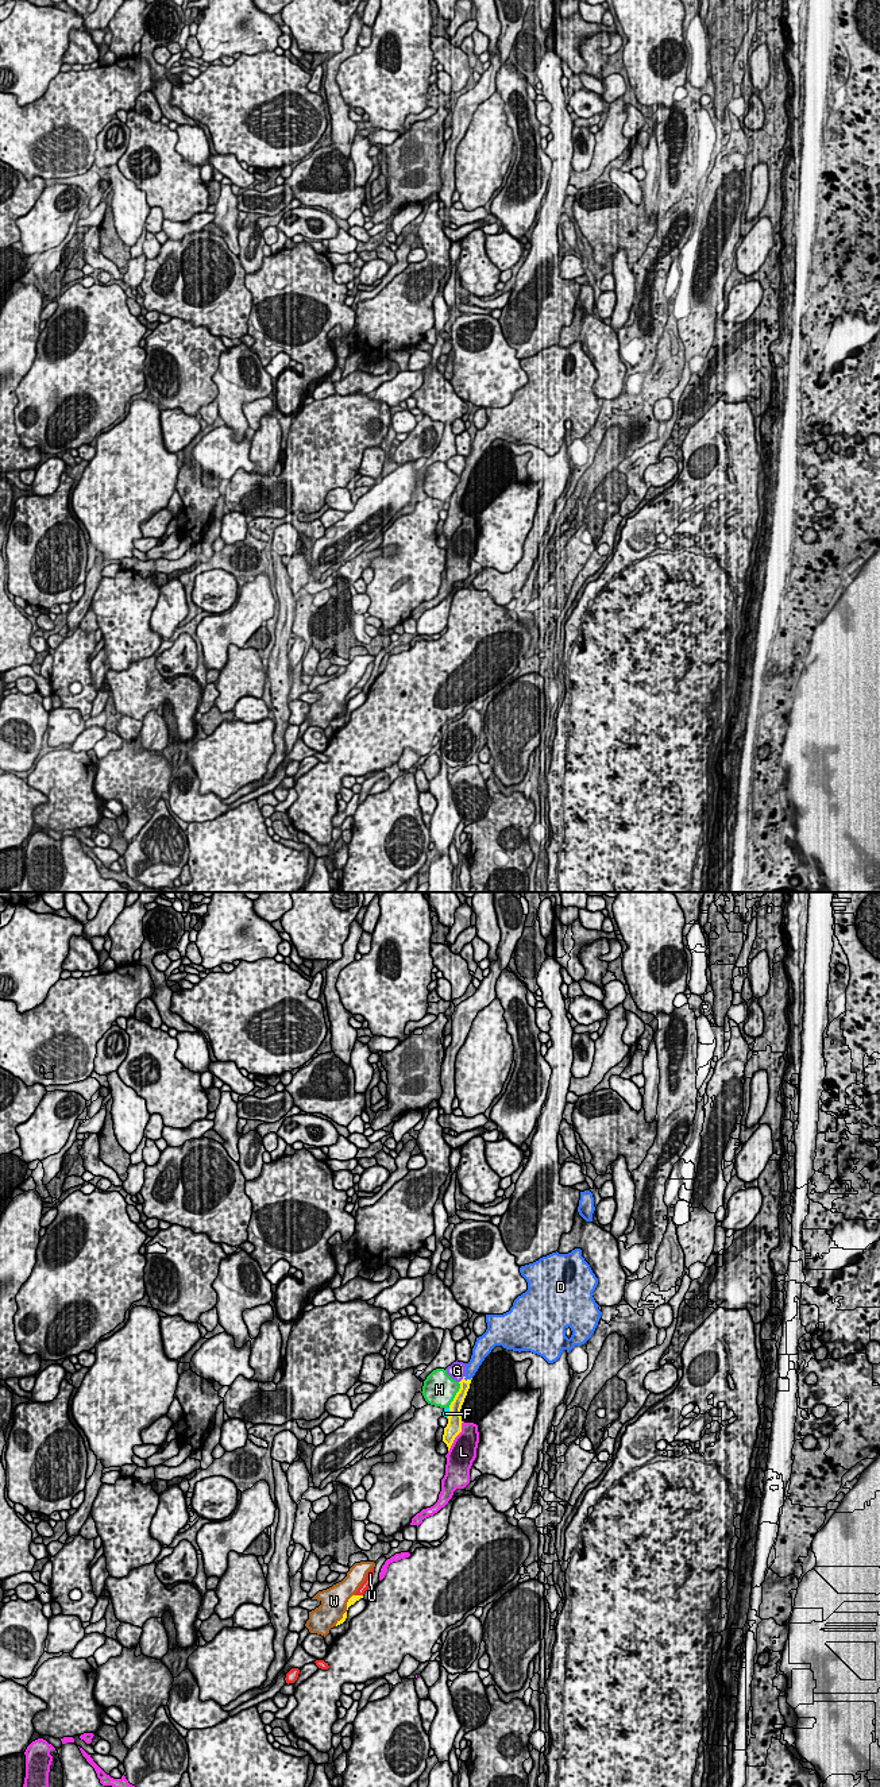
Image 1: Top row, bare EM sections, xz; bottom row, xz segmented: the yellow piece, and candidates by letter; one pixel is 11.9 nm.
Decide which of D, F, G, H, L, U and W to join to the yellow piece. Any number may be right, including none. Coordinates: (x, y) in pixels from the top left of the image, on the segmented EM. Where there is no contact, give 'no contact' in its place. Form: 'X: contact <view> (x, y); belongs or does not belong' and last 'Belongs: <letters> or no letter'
D: contact xz (467, 1380); belongs
F: contact xz (450, 1413); does not belong
G: contact xz (462, 1380); does not belong
H: contact xz (456, 1394); does not belong
L: contact xz (456, 1435); does not belong
U: contact xz (358, 1596); does not belong
W: contact xz (346, 1612); does not belong
Belongs: D

